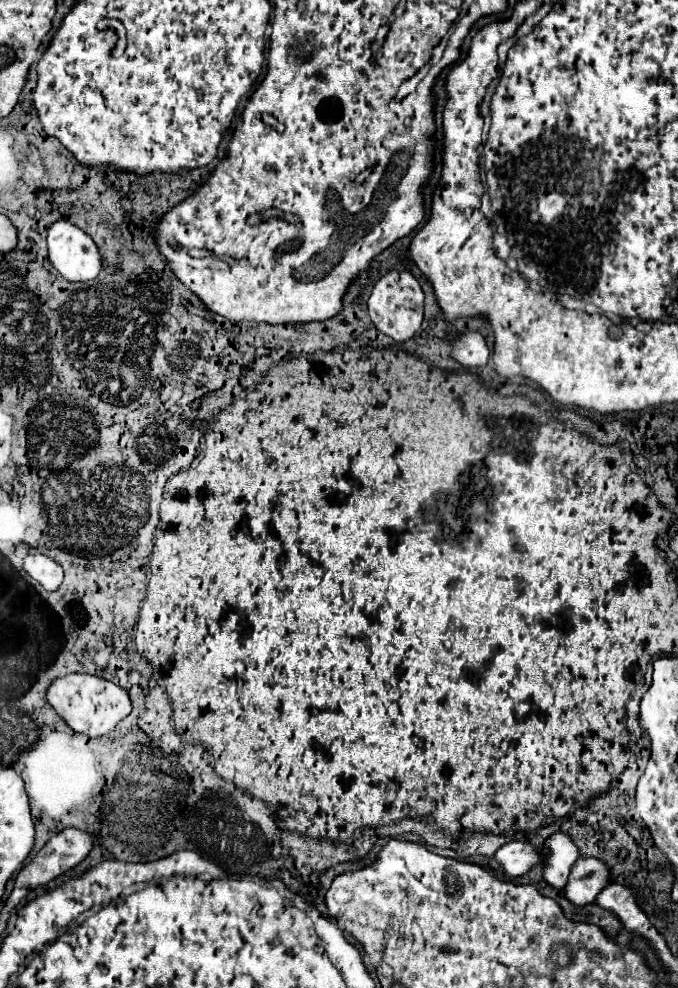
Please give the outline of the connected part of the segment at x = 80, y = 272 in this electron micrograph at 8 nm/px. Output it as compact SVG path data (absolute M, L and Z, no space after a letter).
M62 219L48 229L50 263L68 281L90 281L102 271L94 241L74 223Z

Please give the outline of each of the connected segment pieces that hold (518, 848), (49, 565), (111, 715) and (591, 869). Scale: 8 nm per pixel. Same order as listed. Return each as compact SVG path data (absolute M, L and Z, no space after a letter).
M510 841L502 845L496 853L494 859L500 863L500 869L504 871L506 877L520 877L526 871L530 871L534 865L542 861L538 851L526 843L526 841Z
M28 555L24 559L24 571L46 591L56 591L62 583L62 567L46 555Z
M74 673L74 675L54 679L46 691L46 697L48 703L56 709L56 713L60 713L60 717L74 731L84 733L88 737L100 737L110 733L116 727L116 723L132 711L130 697L122 687L86 673Z
M582 857L572 865L562 895L576 907L584 907L588 903L594 903L596 895L608 885L608 881L610 881L610 871L606 863L602 863L600 859Z

